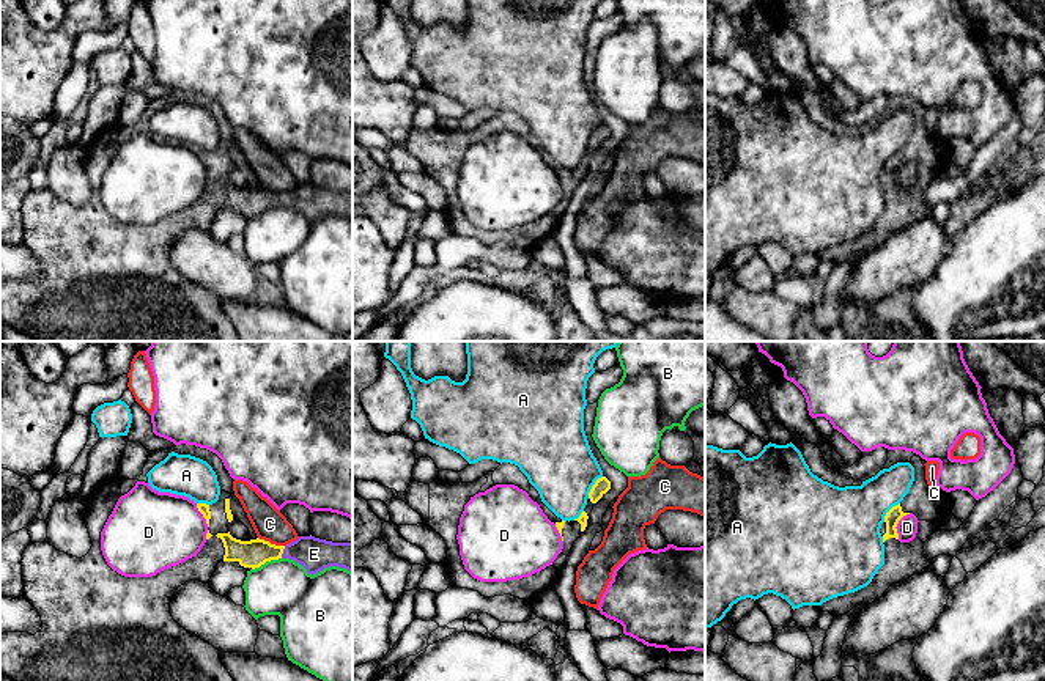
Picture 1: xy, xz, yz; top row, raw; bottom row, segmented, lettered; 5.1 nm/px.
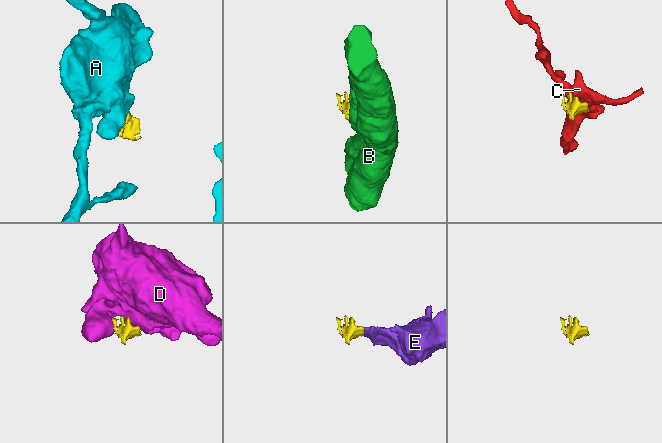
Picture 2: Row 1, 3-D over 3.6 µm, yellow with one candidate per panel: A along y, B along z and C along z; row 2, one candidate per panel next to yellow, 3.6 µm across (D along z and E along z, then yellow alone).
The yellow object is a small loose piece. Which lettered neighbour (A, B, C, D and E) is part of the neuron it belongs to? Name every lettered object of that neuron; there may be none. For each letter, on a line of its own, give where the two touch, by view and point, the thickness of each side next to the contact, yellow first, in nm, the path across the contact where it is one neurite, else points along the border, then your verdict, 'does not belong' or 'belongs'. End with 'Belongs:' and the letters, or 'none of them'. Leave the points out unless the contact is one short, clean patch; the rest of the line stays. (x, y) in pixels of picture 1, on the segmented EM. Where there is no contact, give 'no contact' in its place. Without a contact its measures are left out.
A: xz (592, 486) | 80/360 nm | does not belong
B: xy (266, 560) | 140/300 nm | along xy (280, 557), (266, 560), (252, 570) | does not belong
C: xy (269, 543) | 140/170 nm | does not belong
D: yz (897, 522) | 80/110 nm | along yz (910, 513), (899, 521), (896, 527), (897, 538) | does not belong
E: xy (282, 552) | 140/170 nm | across xy (252, 554), (282, 552), (313, 554) | belongs
Belongs: E

